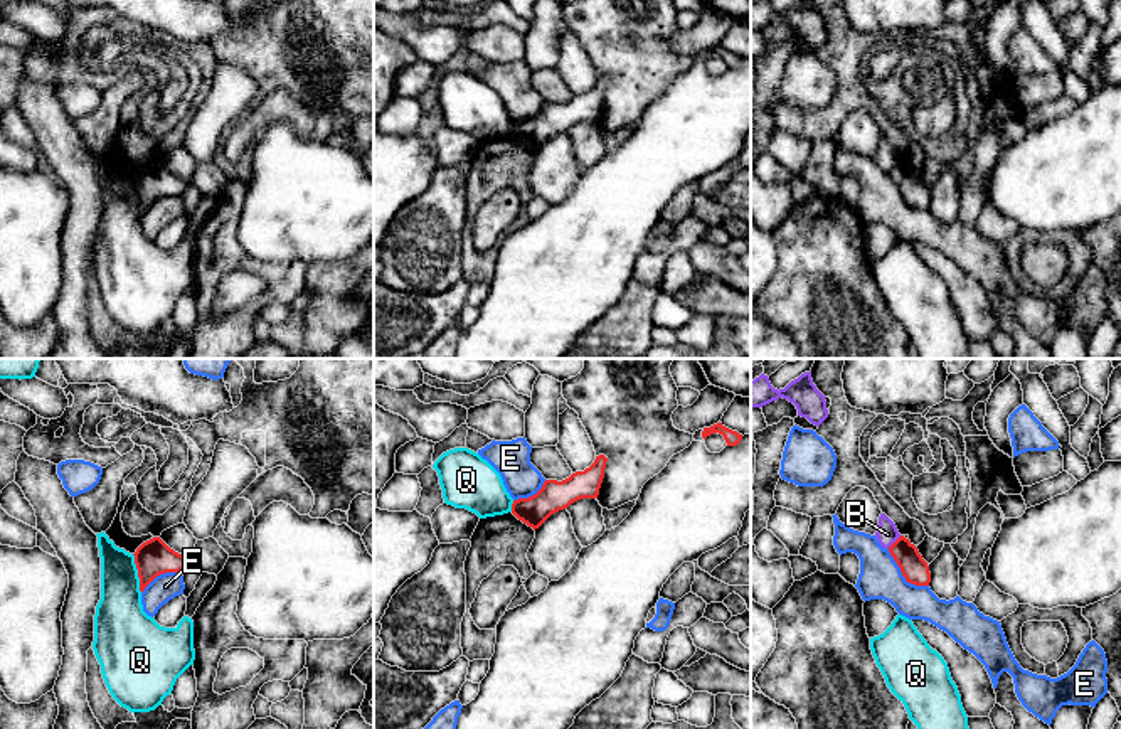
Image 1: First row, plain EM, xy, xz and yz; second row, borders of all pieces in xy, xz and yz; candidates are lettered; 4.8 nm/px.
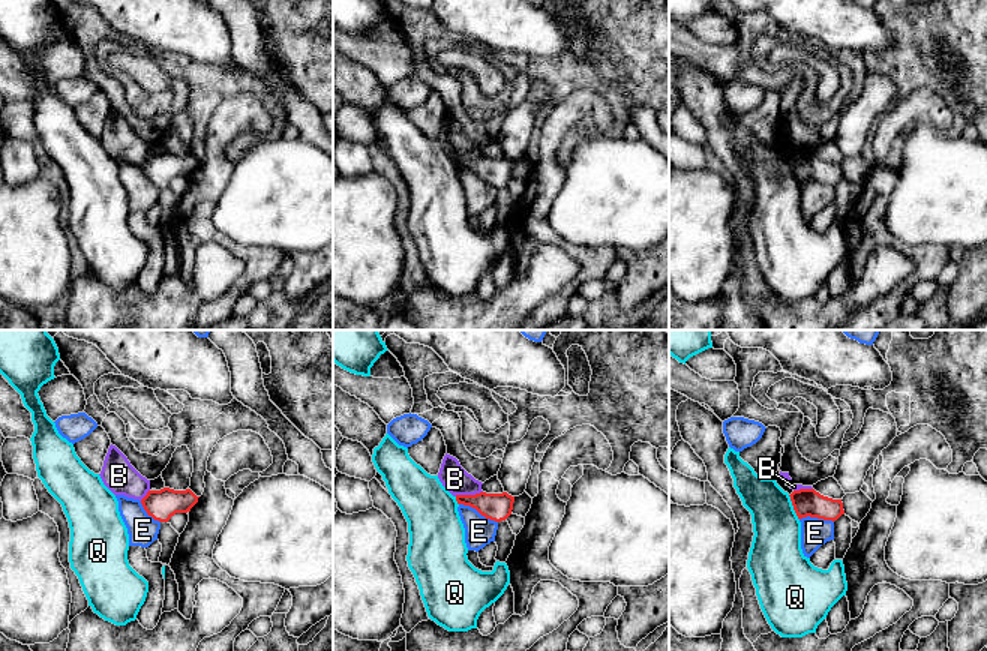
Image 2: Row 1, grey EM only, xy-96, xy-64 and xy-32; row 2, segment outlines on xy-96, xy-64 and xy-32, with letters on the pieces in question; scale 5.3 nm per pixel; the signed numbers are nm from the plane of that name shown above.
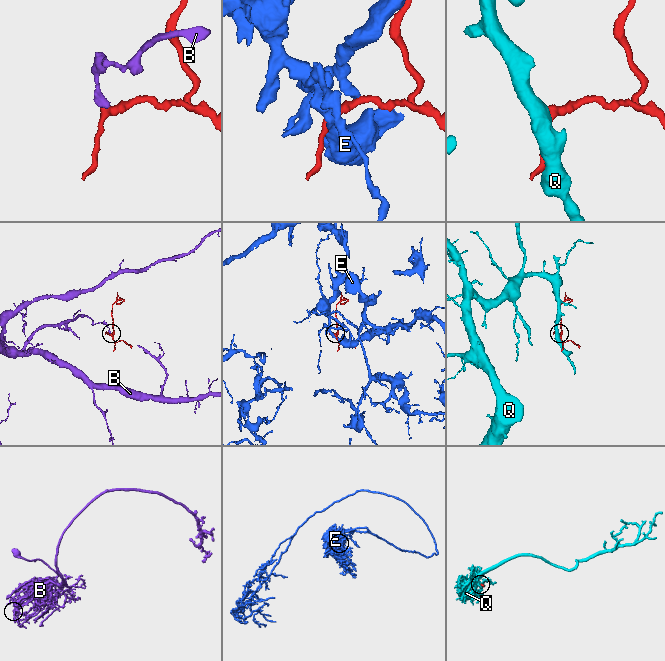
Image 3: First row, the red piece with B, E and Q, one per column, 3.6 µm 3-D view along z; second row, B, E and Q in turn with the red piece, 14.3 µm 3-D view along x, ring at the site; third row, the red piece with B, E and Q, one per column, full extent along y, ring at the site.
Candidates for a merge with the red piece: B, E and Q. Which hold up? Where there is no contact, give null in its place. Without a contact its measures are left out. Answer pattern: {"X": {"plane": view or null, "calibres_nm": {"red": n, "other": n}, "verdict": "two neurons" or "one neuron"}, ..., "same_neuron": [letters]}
{"B": {"plane": "yz", "calibres_nm": {"red": 130, "other": 100}, "verdict": "two neurons"}, "E": {"plane": "yz", "calibres_nm": {"red": 130, "other": 200}, "verdict": "two neurons"}, "Q": {"plane": "xy", "calibres_nm": {"red": 170, "other": 260}, "verdict": "two neurons"}, "same_neuron": []}

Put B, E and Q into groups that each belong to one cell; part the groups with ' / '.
B / E / Q

